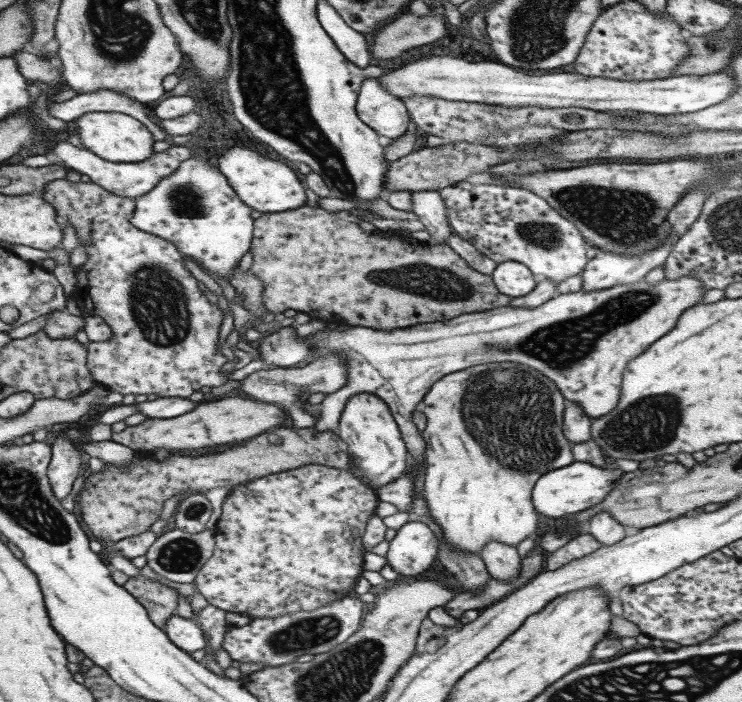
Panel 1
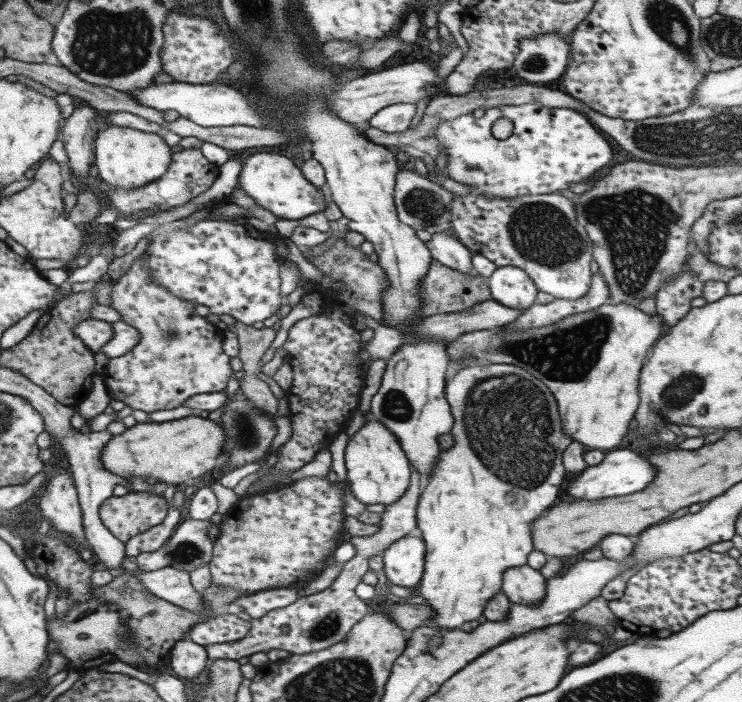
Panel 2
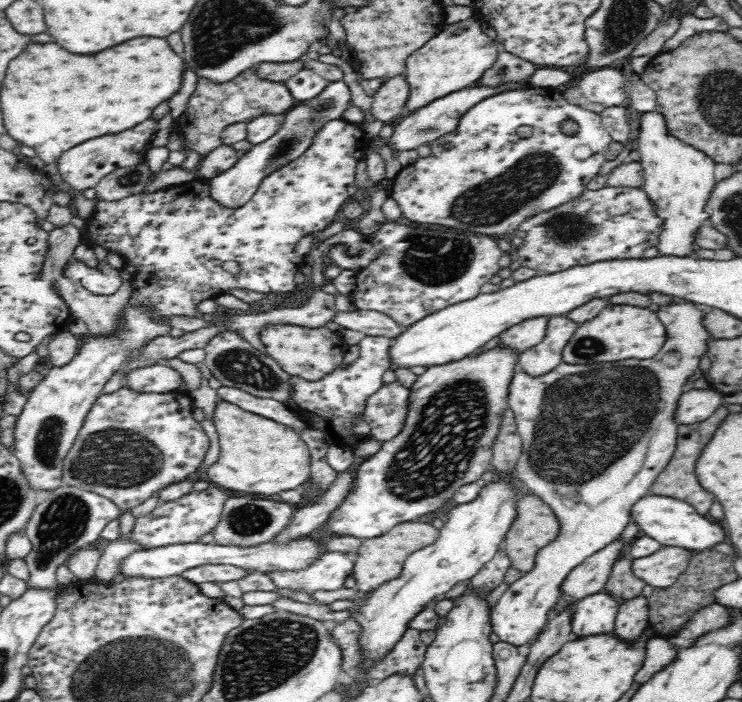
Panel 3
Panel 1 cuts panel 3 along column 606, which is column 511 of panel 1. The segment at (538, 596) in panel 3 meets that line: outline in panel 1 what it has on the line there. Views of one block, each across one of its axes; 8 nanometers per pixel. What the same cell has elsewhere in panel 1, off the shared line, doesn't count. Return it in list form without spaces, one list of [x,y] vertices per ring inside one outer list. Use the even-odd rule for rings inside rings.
[[[496,362],[442,376],[429,387],[421,402],[426,418],[425,428],[419,432],[425,443],[422,495],[444,541],[456,551],[478,554],[487,541],[515,547],[523,538],[535,538],[537,513],[531,502],[531,489],[542,474],[574,461],[572,446],[562,433],[562,412],[567,400],[559,389],[524,364]]]

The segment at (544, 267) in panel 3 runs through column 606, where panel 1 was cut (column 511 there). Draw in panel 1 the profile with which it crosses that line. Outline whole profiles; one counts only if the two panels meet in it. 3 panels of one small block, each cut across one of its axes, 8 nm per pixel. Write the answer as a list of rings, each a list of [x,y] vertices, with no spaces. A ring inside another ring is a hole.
[[[466,181],[454,182],[437,190],[447,213],[451,230],[462,240],[469,242],[477,251],[496,264],[513,261],[523,264],[530,274],[541,280],[559,284],[564,279],[581,274],[588,259],[581,233],[570,221],[559,216],[551,205],[534,192],[524,188],[498,186],[492,184],[471,184]]]

